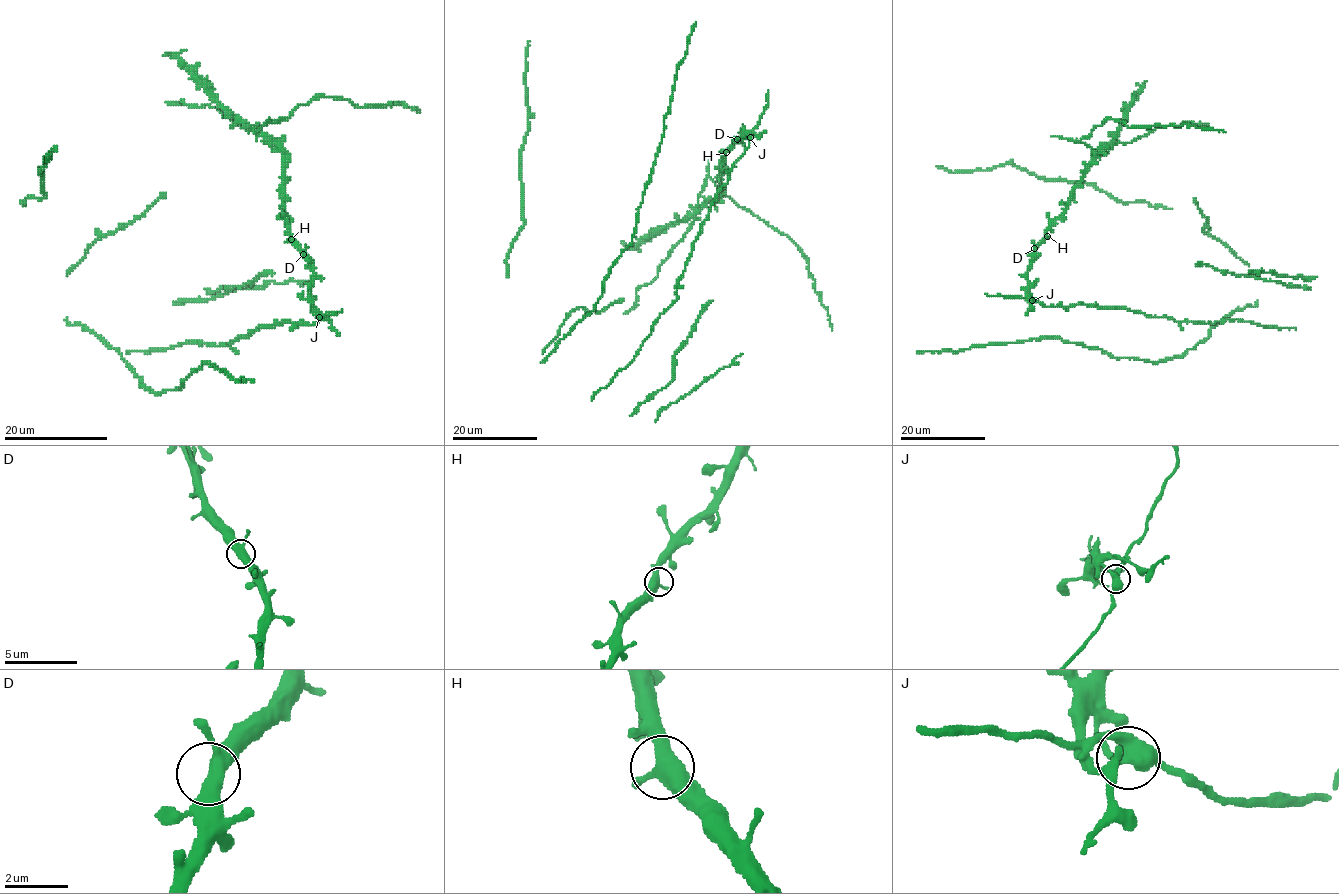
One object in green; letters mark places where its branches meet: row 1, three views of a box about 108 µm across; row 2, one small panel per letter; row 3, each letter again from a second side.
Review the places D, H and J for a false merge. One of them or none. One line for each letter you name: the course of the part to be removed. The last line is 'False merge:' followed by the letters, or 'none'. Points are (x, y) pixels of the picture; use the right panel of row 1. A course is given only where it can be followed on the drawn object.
False merge: J

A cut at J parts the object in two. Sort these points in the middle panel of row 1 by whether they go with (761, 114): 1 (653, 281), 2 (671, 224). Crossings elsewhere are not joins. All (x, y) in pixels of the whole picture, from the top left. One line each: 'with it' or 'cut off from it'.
1: cut off from it
2: cut off from it

